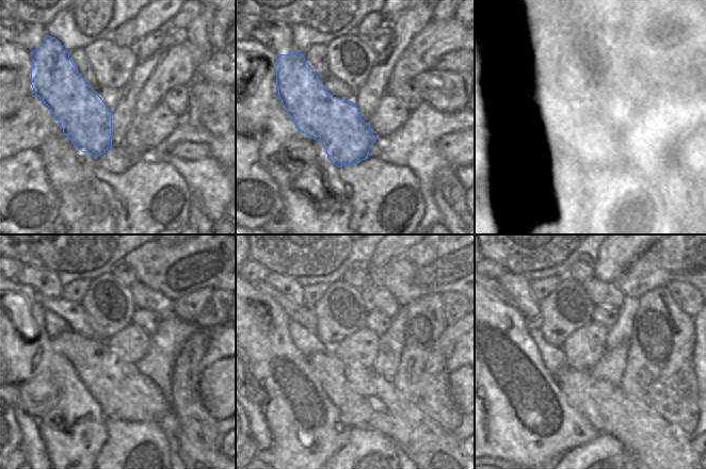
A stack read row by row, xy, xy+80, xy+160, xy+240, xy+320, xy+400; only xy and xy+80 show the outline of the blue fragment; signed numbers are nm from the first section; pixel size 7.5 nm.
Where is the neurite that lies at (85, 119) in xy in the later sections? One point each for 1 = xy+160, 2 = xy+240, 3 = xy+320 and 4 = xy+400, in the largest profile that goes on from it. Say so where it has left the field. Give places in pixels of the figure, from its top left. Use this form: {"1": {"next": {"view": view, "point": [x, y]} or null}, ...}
{"1": {"next": {"view": "xy+160", "point": [594, 142]}}, "2": {"next": {"view": "xy+240", "point": [123, 392]}}, "3": {"next": {"view": "xy+320", "point": [366, 400]}}, "4": {"next": {"view": "xy+400", "point": [666, 448]}}}

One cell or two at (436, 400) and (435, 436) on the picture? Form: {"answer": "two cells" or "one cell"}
{"answer": "two cells"}

